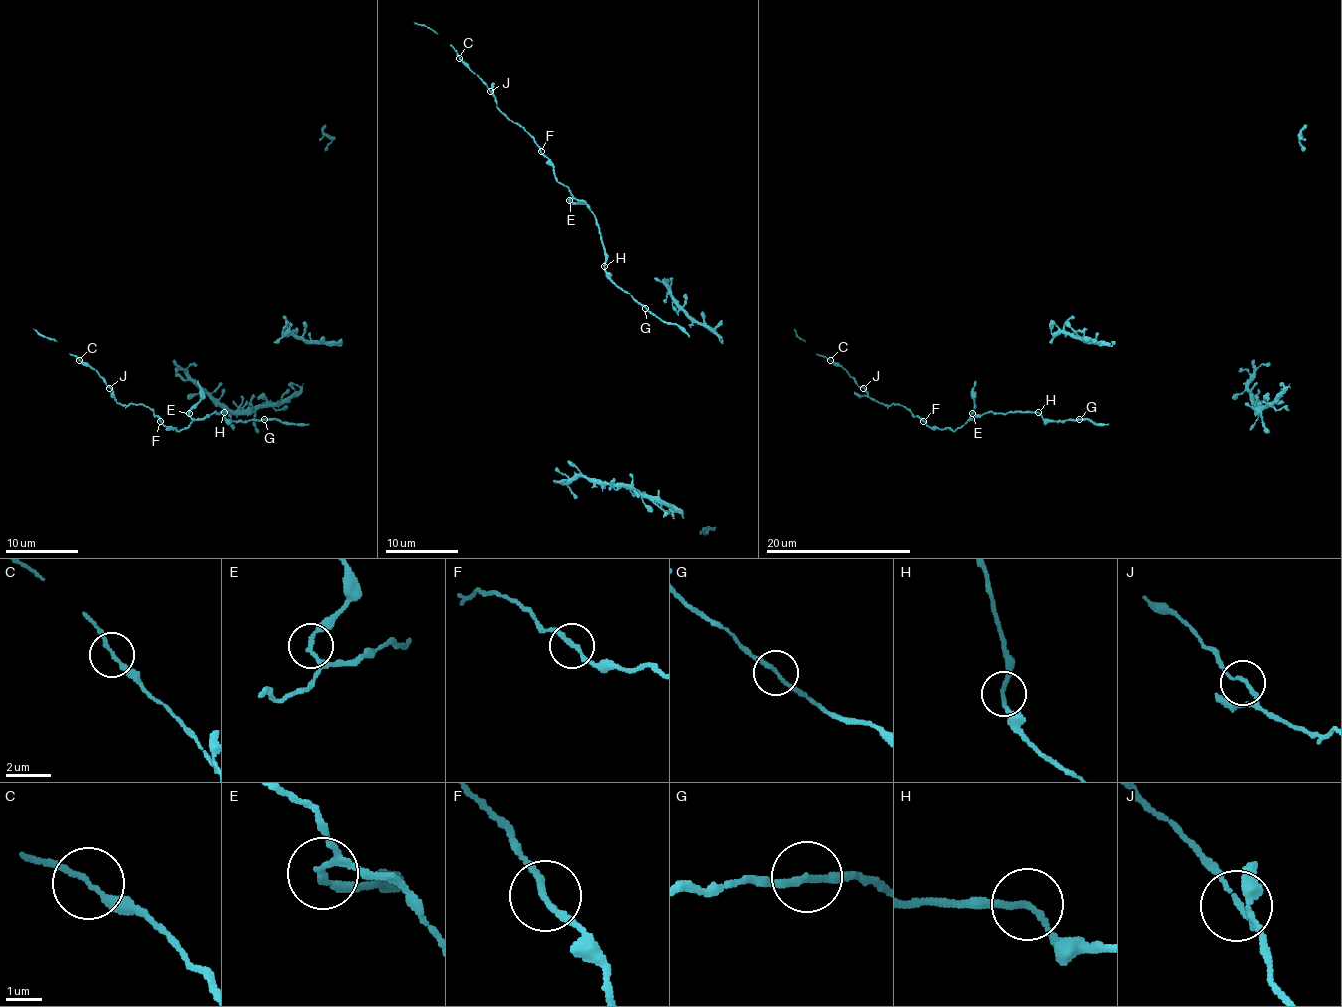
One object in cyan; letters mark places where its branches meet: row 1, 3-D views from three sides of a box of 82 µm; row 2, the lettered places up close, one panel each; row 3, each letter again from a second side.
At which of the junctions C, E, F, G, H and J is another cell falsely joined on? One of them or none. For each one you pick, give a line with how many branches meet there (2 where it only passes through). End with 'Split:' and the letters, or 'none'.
E: 2
Split: E

